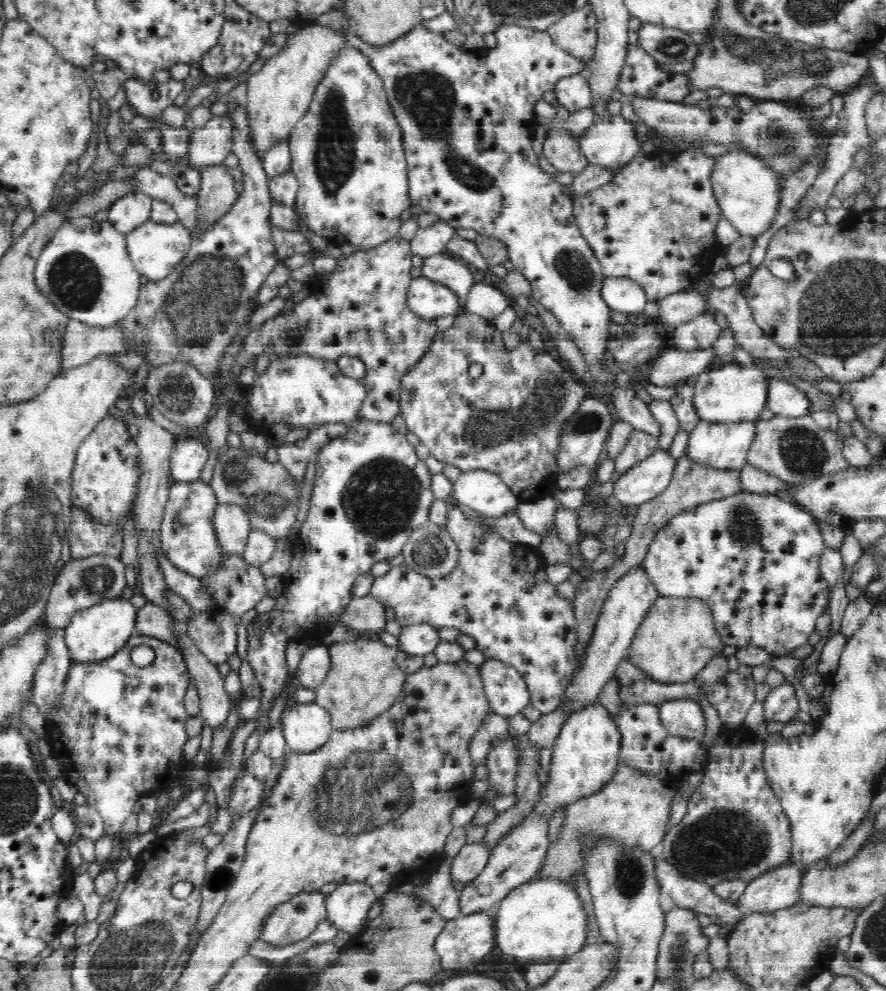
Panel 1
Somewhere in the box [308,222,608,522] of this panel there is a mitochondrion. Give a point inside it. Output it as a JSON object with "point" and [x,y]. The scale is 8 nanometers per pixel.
{"point":[485,430]}

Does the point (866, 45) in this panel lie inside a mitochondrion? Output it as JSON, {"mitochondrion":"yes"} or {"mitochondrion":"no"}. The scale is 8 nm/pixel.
{"mitochondrion":"no"}

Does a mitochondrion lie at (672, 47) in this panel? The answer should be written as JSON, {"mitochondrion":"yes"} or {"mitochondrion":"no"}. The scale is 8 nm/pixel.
{"mitochondrion":"yes"}

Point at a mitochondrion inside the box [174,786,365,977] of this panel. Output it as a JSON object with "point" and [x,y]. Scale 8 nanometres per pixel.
{"point":[220,877]}

